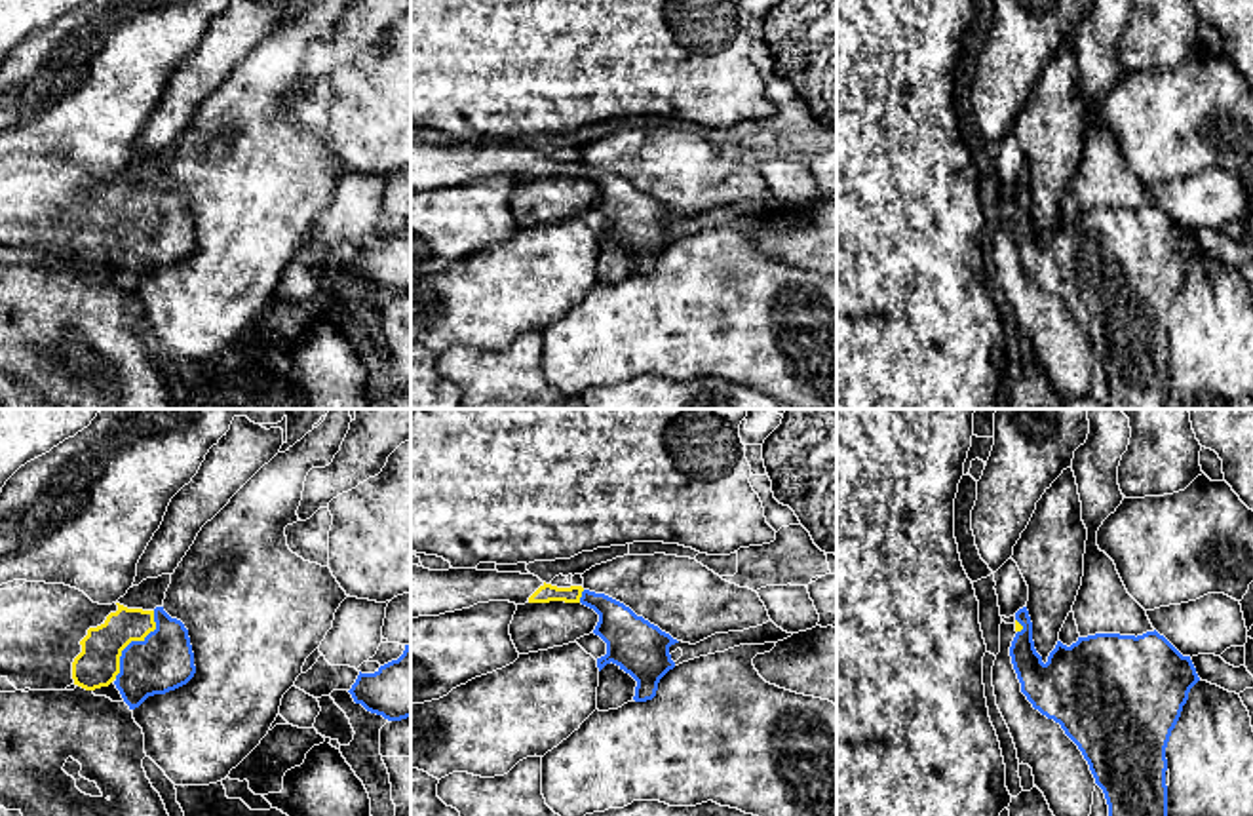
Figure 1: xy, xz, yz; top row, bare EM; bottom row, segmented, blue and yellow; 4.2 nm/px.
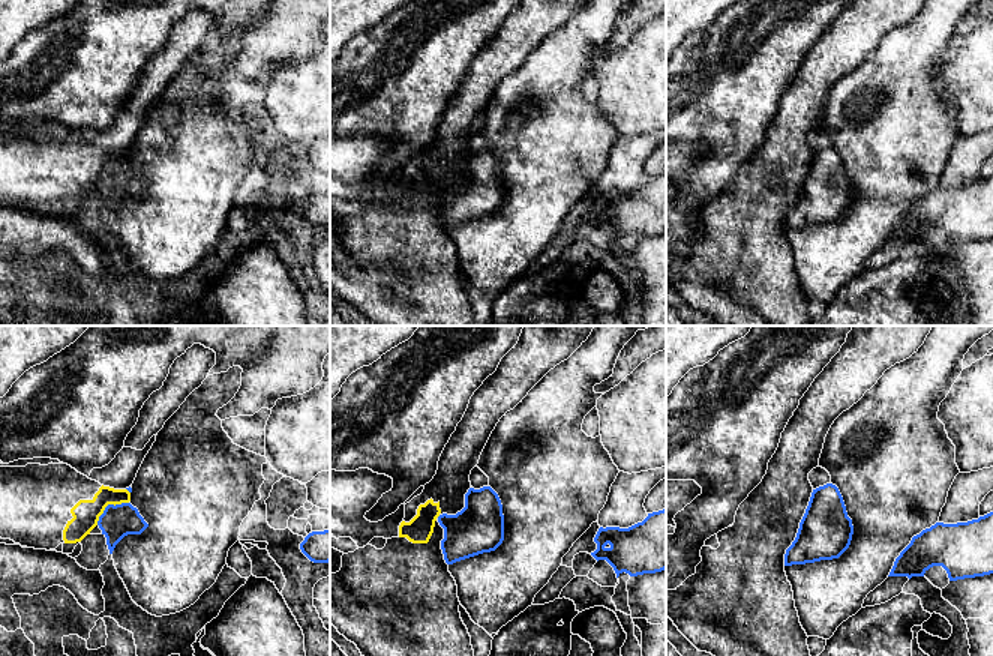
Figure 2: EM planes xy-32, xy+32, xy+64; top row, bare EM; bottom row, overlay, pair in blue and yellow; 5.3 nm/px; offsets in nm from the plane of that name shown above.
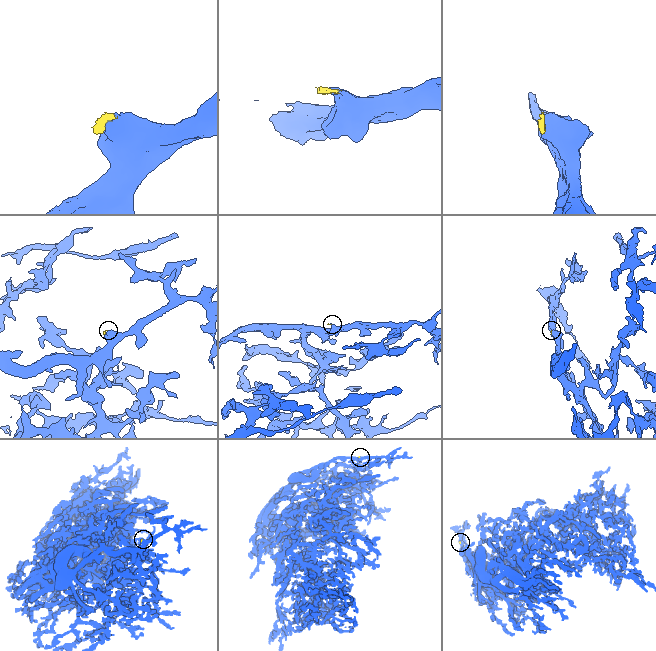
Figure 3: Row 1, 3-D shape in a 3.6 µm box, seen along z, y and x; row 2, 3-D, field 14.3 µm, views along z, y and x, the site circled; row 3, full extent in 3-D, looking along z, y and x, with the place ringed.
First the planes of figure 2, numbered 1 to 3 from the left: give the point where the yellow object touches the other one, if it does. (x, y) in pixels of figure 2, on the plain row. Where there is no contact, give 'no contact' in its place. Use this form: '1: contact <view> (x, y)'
1: contact xy-32 (108, 168)
2: no contact
3: no contact

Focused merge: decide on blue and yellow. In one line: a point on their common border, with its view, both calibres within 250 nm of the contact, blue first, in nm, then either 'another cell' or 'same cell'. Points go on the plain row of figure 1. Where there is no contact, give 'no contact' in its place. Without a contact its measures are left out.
xy (134, 215) | 240/180 nm | same cell

